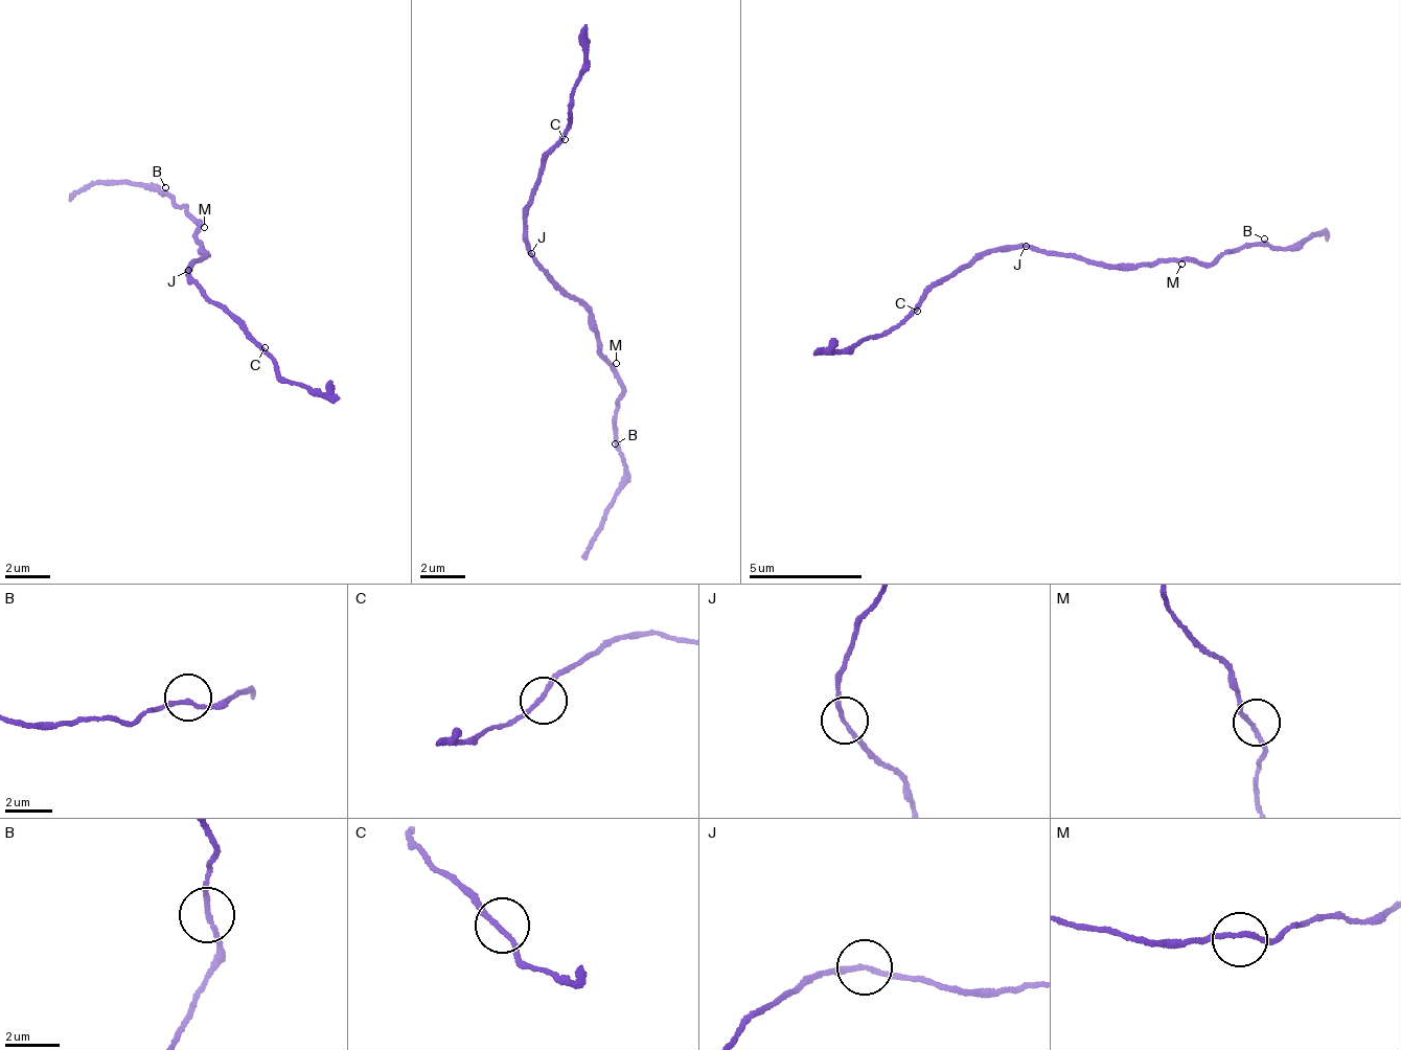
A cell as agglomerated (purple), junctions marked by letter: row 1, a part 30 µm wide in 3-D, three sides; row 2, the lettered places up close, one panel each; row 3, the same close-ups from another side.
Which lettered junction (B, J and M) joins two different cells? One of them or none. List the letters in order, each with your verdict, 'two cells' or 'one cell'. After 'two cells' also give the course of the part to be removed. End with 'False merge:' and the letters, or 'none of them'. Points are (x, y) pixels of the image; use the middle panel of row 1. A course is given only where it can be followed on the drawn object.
B: one cell
J: one cell
M: one cell
False merge: none of them

